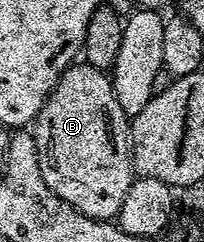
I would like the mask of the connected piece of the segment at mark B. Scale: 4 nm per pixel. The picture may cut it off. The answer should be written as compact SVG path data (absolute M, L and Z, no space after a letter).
M87 64L69 66L56 81L34 123L38 168L46 188L86 216L115 219L134 177L129 129L129 115L118 104L111 77Z

